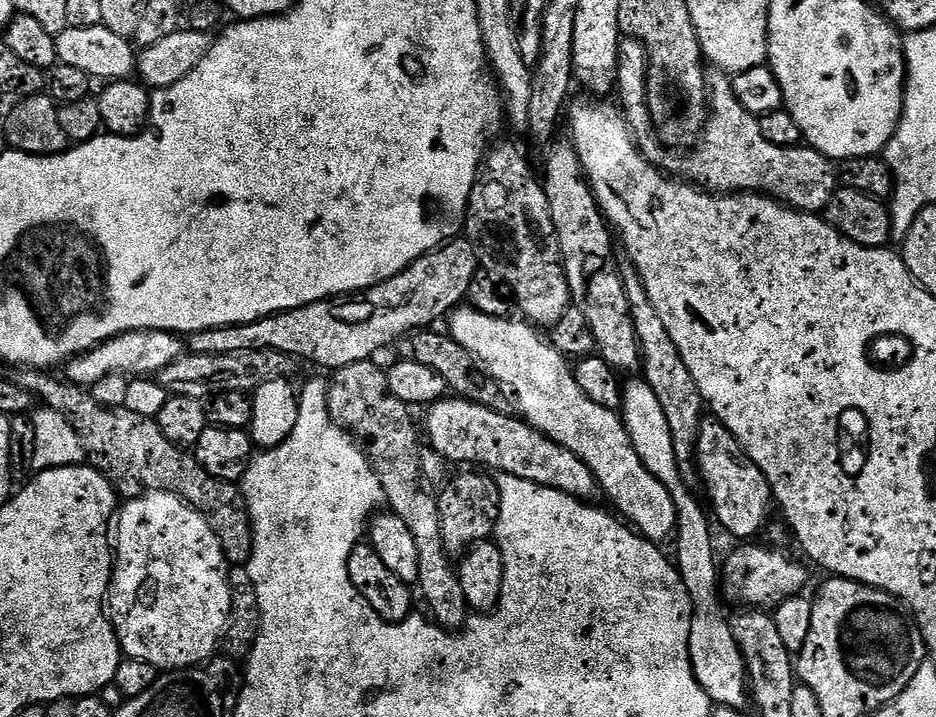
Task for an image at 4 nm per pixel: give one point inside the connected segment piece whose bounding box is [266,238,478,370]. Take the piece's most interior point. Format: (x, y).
(336, 333)

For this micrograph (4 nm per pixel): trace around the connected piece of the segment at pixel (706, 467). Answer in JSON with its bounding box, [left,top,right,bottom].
[695,418,774,542]

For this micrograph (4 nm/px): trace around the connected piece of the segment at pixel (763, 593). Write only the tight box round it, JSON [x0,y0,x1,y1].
[722,542,808,610]

